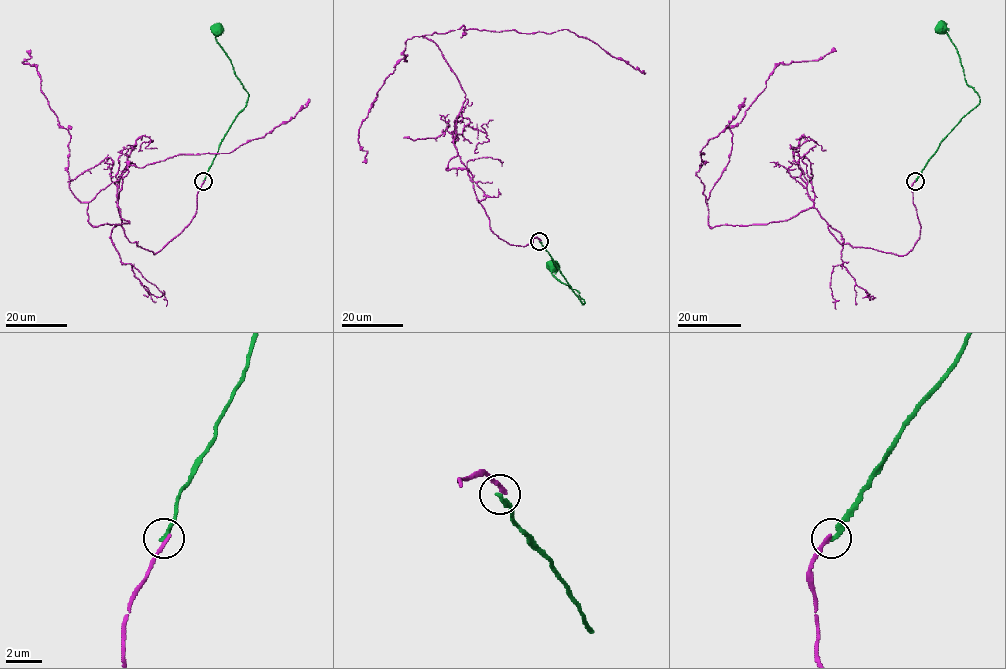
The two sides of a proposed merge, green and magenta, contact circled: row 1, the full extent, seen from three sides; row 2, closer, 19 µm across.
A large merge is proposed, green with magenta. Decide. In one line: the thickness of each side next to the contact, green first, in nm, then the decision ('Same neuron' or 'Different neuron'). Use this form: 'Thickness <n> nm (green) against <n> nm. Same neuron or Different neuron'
Thickness 240 nm (green) against 220 nm. Different neuron

